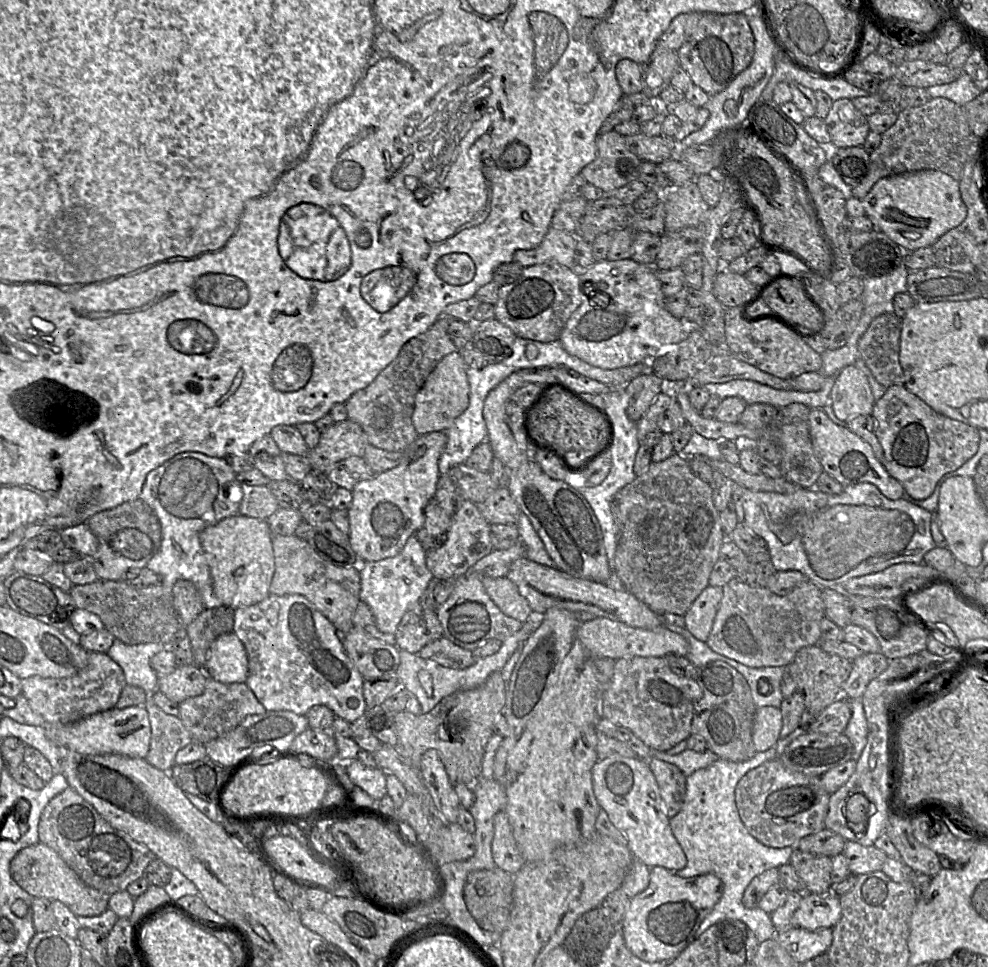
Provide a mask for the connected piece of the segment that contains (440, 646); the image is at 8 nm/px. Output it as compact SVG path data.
M444 636L428 643L418 655L451 669L465 669L475 662L472 651L455 645Z

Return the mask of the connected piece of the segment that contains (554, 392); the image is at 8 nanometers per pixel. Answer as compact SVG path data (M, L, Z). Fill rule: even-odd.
M558 387L550 389L530 411L527 425L534 439L566 452L565 457L572 465L603 448L609 437L609 427L597 411L581 404Z

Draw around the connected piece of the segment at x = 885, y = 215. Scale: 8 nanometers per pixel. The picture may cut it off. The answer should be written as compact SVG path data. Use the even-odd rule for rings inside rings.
M924 169L905 172L881 178L861 200L873 230L878 230L906 251L913 251L922 247L932 246L947 231L960 225L966 215L967 208L959 190L959 180L939 170Z

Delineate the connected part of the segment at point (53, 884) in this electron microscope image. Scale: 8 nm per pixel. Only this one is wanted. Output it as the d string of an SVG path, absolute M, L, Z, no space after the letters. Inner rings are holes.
M37 843L20 850L10 861L12 879L28 894L36 898L58 900L76 917L94 917L108 909L110 895L87 886L51 848Z

